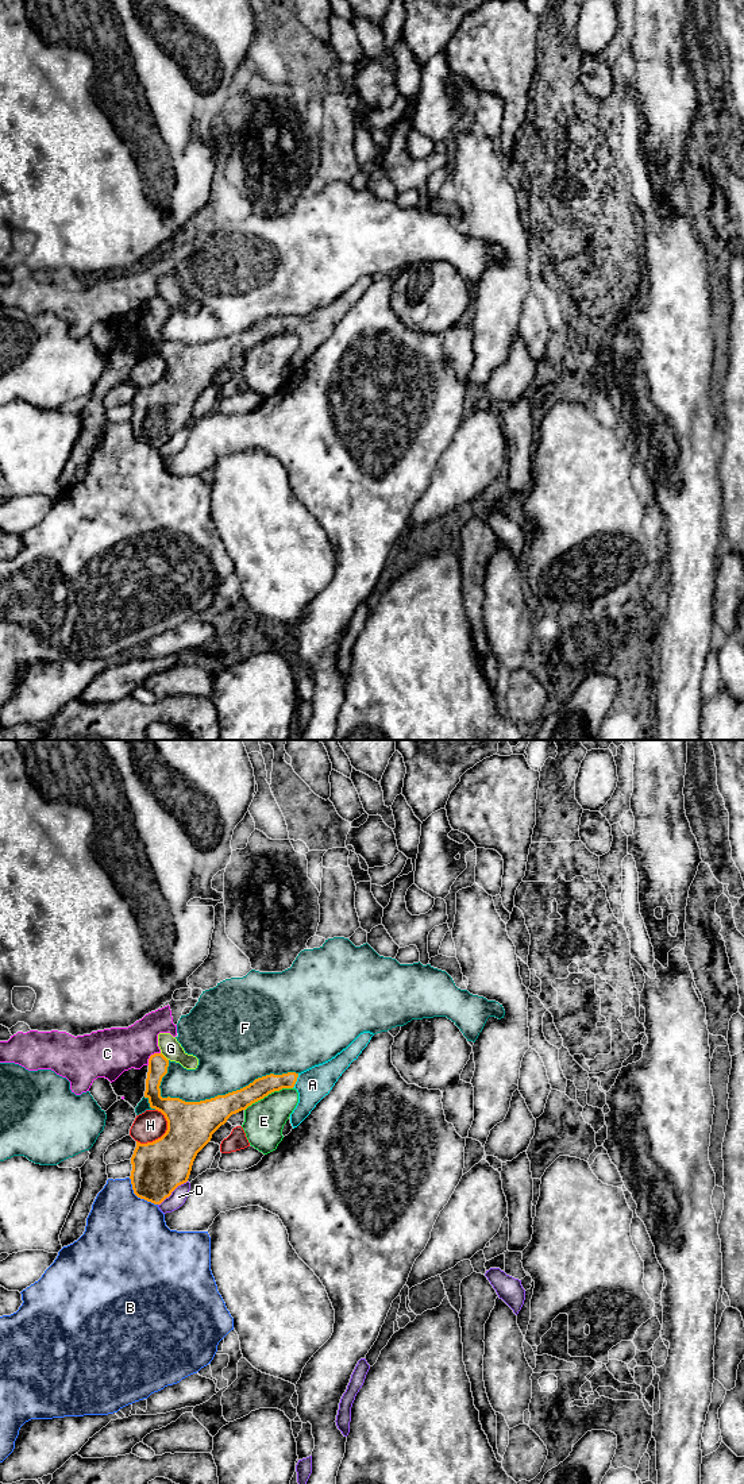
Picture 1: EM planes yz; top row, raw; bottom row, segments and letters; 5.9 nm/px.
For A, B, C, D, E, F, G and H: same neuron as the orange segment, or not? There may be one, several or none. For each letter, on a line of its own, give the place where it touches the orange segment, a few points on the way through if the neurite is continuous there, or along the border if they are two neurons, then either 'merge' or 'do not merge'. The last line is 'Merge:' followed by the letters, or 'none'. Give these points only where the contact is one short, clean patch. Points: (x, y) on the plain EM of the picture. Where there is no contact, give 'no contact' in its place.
A: meets orange in yz at (296, 324); runs through yz (261, 331), (272, 326), (296, 324), (312, 328); merge
B: meets orange in yz at (138, 440); do not merge
C: meets orange in yz at (150, 300); do not merge
D: meets orange in yz at (172, 435); do not merge
E: meets orange in yz at (268, 338); do not merge
F: meets orange in yz at (226, 338); do not merge
G: meets orange in yz at (164, 300); do not merge
H: meets orange in yz at (162, 380); do not merge
Merge: A

